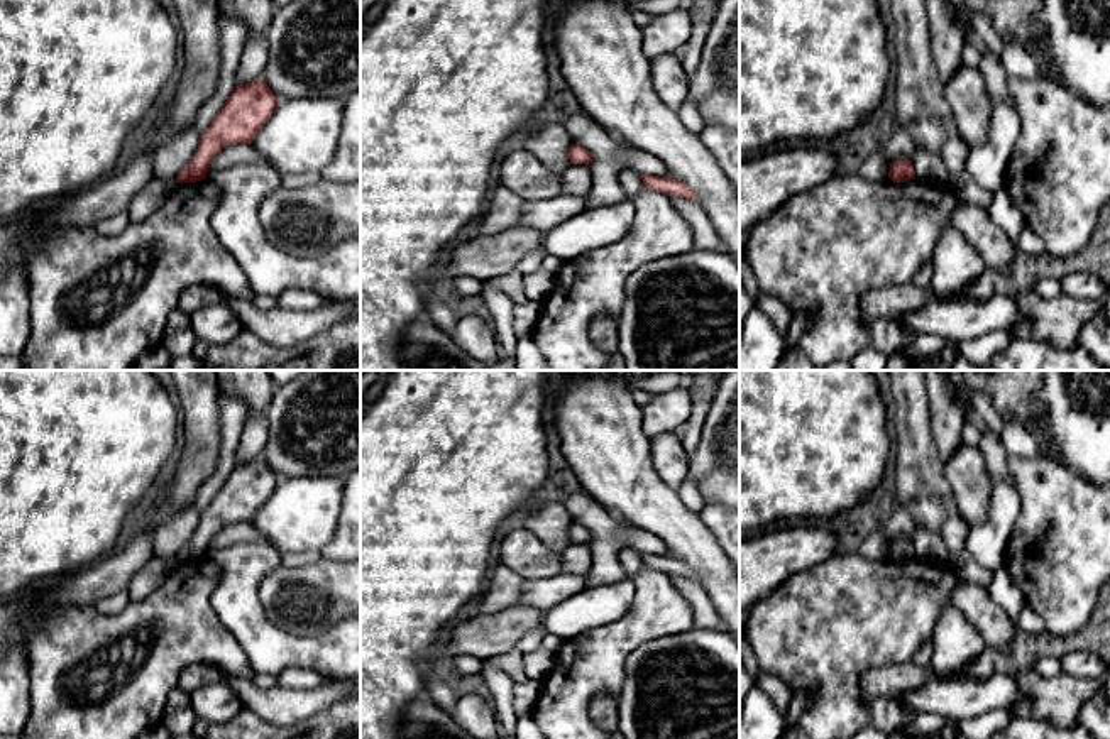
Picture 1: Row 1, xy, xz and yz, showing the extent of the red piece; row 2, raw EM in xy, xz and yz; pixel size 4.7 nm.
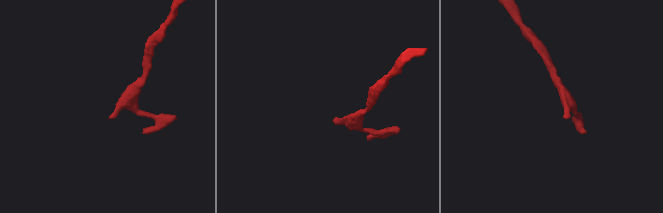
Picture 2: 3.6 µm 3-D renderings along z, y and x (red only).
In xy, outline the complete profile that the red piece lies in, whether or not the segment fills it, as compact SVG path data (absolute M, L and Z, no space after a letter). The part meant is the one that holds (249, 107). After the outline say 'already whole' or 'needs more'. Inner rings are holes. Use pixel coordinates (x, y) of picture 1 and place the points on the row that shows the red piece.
M262 76L239 85L210 127L200 135L200 145L178 174L176 183L196 183L206 178L212 159L227 145L252 144L259 130L272 117L279 98Z | already whole

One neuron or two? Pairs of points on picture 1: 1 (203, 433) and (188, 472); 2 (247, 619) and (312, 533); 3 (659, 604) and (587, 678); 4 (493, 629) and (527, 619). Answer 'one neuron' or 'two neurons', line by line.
1: one neuron
2: two neurons
3: one neuron
4: one neuron

